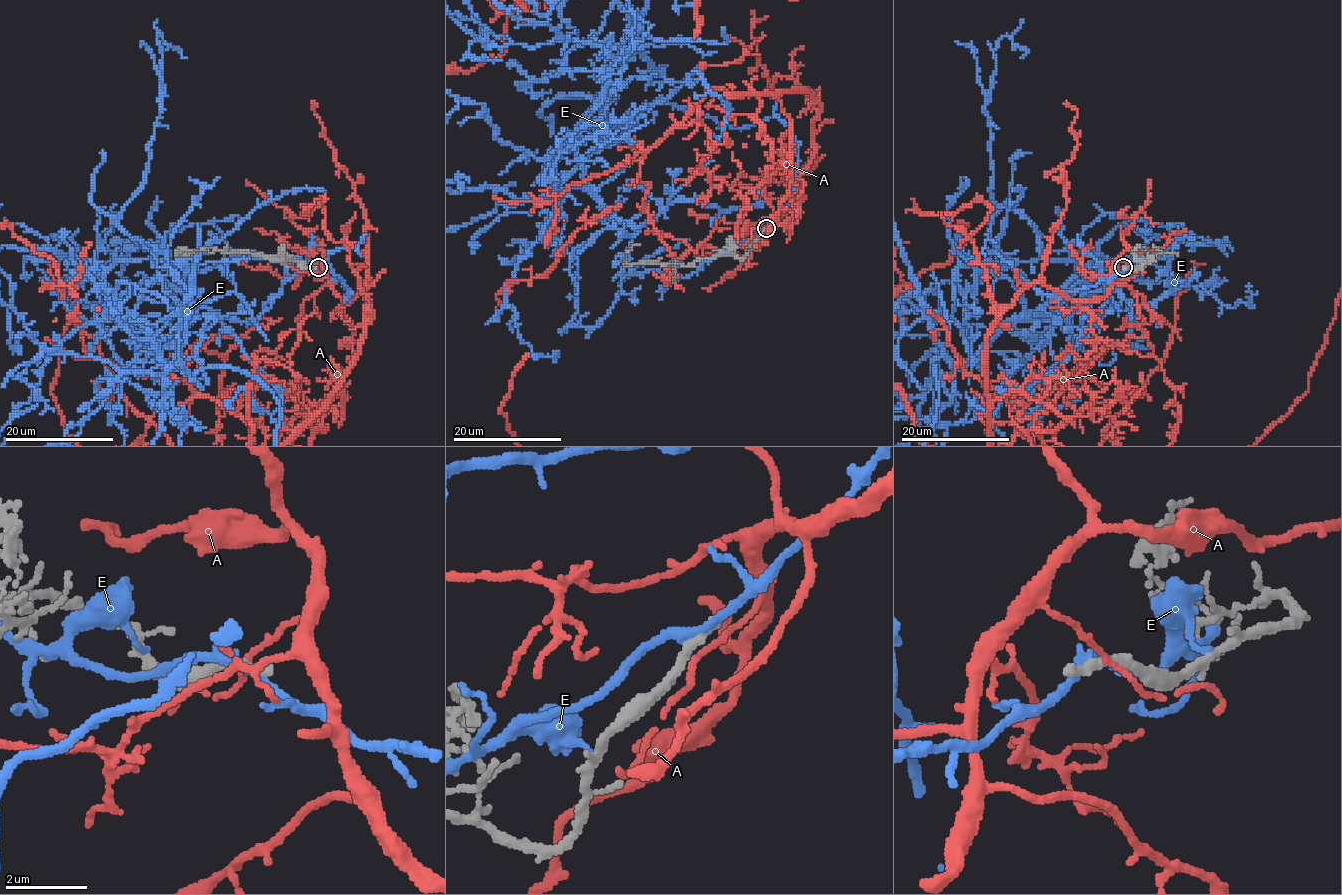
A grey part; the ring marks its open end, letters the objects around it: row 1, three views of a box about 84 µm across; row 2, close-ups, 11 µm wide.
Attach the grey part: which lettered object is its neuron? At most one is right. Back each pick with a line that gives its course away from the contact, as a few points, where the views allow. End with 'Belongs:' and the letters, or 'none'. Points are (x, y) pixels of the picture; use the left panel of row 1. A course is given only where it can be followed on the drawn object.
Belongs: none

